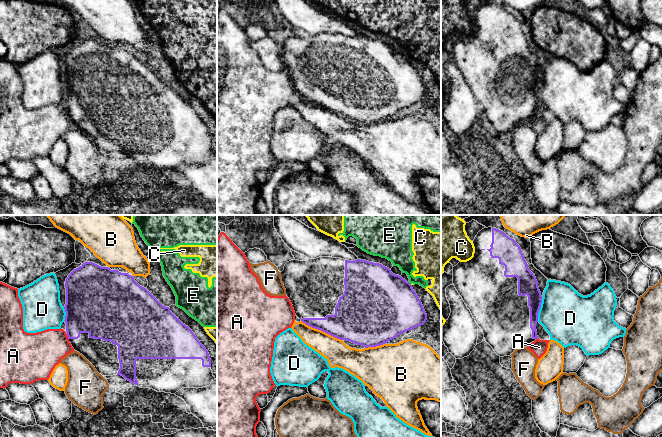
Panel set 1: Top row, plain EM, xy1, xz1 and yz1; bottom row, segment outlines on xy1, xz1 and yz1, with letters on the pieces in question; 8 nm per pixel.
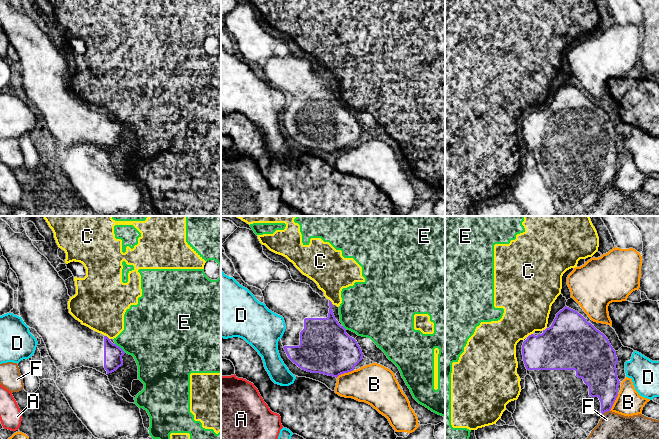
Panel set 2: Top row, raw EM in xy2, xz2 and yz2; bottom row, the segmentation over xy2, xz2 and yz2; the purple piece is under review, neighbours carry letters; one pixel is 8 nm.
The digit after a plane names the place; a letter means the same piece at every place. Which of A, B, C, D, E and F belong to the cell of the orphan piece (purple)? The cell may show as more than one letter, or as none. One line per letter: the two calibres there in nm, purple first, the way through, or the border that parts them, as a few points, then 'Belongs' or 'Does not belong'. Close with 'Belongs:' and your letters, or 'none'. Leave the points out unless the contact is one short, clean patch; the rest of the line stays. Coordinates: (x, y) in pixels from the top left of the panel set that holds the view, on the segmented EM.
A: Thickness 340 nm (purple) against 320 nm. Boundary: xy1 (66, 334), (68, 339). Does not belong
B: Thickness 300 nm (purple) against 200 nm. Does not belong
C: Thickness 360 nm (purple) against 380 nm. Does not belong
D: Thickness 160 nm (purple) against 420 nm. Does not belong
E: Thickness 150 nm (purple) against 400 nm. Does not belong
F: Thickness 240 nm (purple) against 220 nm. Boundary: yz2 (609, 410), (603, 414). Does not belong
Belongs: none

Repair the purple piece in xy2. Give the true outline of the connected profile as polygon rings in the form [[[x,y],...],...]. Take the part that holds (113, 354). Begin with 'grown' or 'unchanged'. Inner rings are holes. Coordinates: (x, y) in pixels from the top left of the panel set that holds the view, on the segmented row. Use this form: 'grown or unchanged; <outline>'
grown; [[[0,217],[0,247],[10,268],[19,280],[18,310],[24,323],[42,337],[48,354],[61,372],[82,366],[96,369],[103,374],[116,371],[123,365],[125,352],[110,339],[76,320],[68,309],[68,289],[65,281],[27,236],[26,230],[15,233]]]

